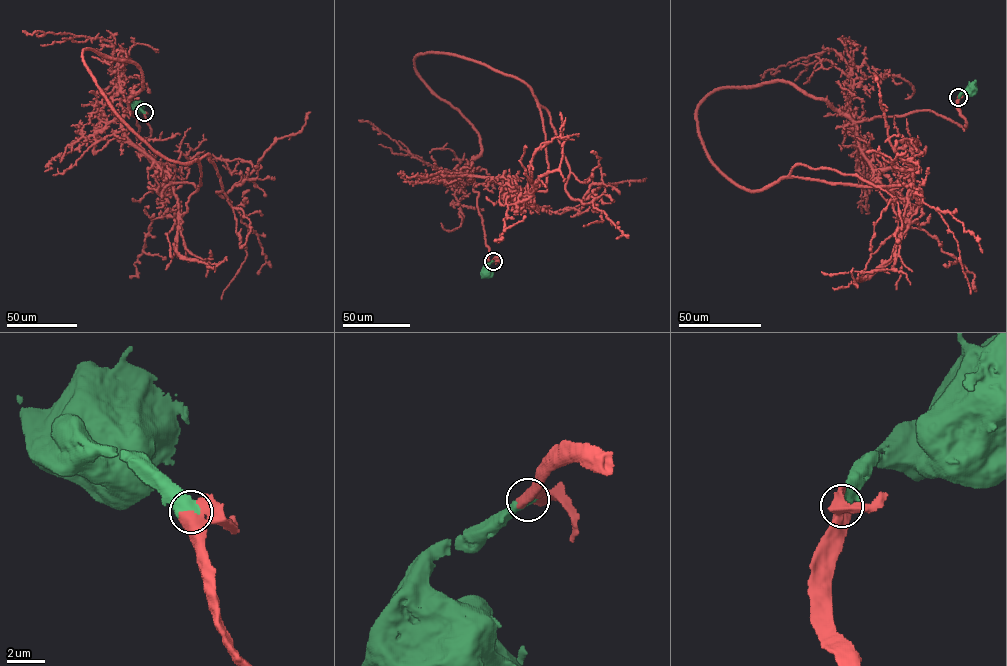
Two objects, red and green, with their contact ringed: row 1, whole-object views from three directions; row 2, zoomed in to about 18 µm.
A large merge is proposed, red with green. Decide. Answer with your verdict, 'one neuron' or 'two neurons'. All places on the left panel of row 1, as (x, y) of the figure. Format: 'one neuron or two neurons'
one neuron

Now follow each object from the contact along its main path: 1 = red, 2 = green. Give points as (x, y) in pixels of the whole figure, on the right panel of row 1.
1: (959, 97), (966, 127), (928, 110), (855, 123), (874, 170), (920, 142), (894, 150), (953, 233), (970, 294)
2: (959, 97), (971, 89)

